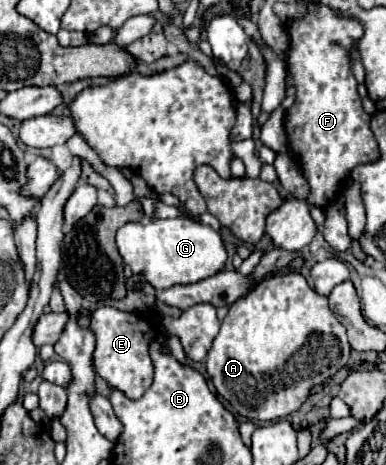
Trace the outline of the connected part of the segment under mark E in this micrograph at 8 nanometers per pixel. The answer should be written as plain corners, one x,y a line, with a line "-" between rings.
99,307
91,313
89,329
95,335
93,365
111,387
123,391
129,399
139,399
153,381
153,363
149,357
149,343
157,335
155,323
137,313
123,313
113,307

